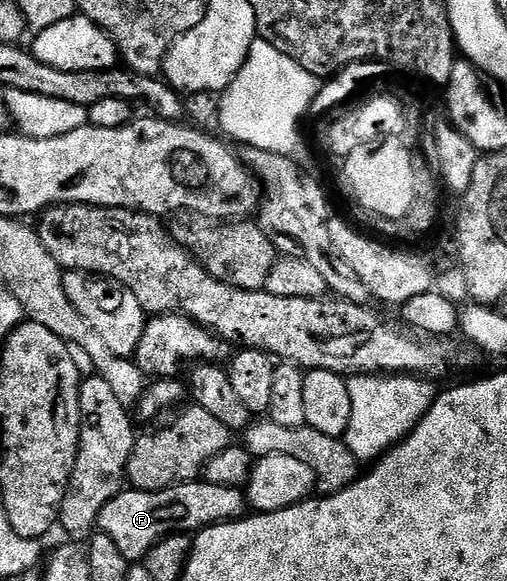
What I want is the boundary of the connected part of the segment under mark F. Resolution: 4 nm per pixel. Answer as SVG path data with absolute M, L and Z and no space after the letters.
M206 480L188 481L157 493L141 489L125 488L106 507L102 507L98 522L99 532L110 535L114 544L130 563L143 562L144 556L170 533L190 533L218 525L225 521L243 518L246 513L246 497L240 489L211 485Z

